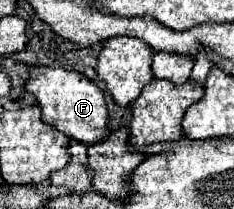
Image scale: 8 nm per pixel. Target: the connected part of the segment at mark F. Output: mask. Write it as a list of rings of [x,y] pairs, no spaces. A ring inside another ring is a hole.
[[[47,66],[31,68],[27,92],[35,94],[43,112],[43,122],[49,122],[69,138],[75,138],[83,144],[95,144],[107,136],[109,114],[107,114],[105,96],[83,74],[63,68],[47,68]]]

